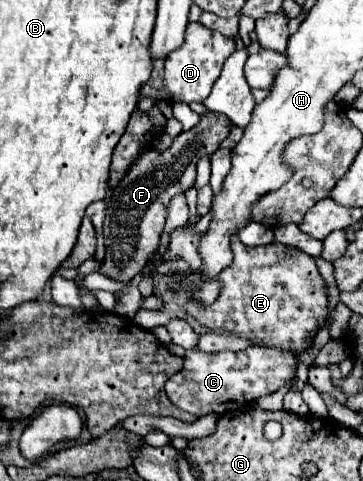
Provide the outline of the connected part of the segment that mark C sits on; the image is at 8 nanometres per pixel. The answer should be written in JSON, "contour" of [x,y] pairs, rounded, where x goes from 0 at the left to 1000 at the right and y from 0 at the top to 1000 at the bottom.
{"contour":[[[678,721],[667,730],[562,734],[523,726],[507,738],[507,767],[479,775],[457,792],[463,830],[501,854],[534,863],[628,859],[705,834],[722,821],[744,821],[771,805],[793,800],[815,775],[821,746],[804,734],[777,734],[749,721]]]}

